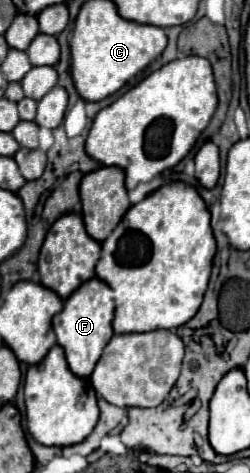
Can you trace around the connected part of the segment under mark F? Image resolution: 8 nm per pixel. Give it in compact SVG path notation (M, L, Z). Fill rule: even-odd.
M93 277L93 279L85 281L79 289L75 289L65 299L63 311L53 317L53 329L57 335L57 343L65 349L69 369L77 377L87 379L91 375L91 371L93 371L95 363L99 361L107 341L111 339L111 335L113 335L113 327L111 327L113 309L115 309L113 289L105 281Z

